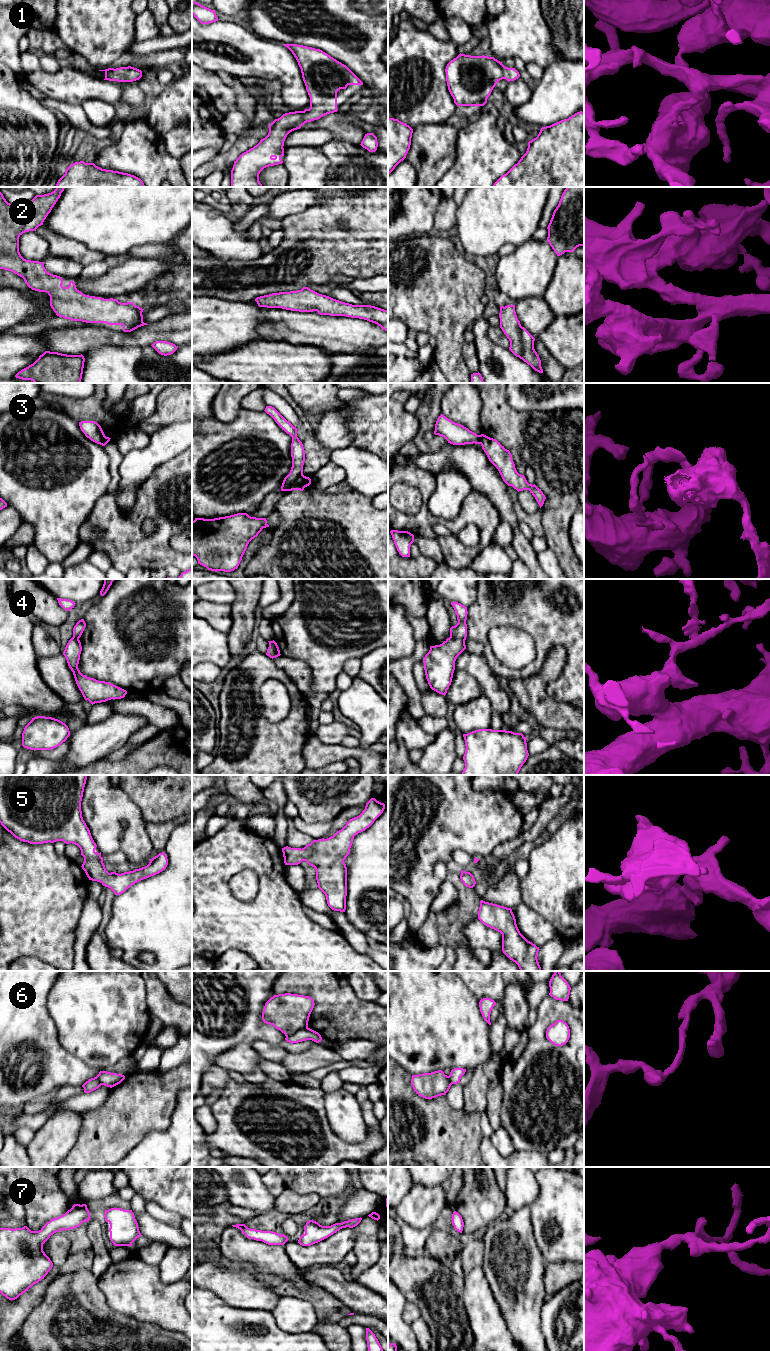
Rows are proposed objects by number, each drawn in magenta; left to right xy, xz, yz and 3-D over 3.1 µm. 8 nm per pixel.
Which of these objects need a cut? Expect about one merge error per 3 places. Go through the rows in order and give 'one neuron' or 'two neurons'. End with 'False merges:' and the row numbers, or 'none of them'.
1: one neuron
2: one neuron
3: two neurons
4: two neurons
5: one neuron
6: two neurons
7: one neuron
False merges: 3, 4, 6

